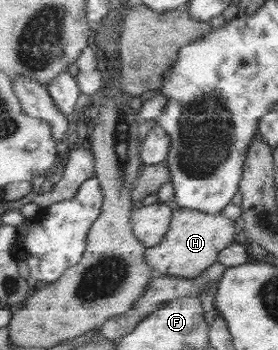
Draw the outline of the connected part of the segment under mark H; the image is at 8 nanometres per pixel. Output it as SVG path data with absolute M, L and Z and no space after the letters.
M176 206L167 236L160 244L147 248L144 261L155 275L192 279L219 262L219 253L234 243L237 232L234 221L223 212L206 213Z

